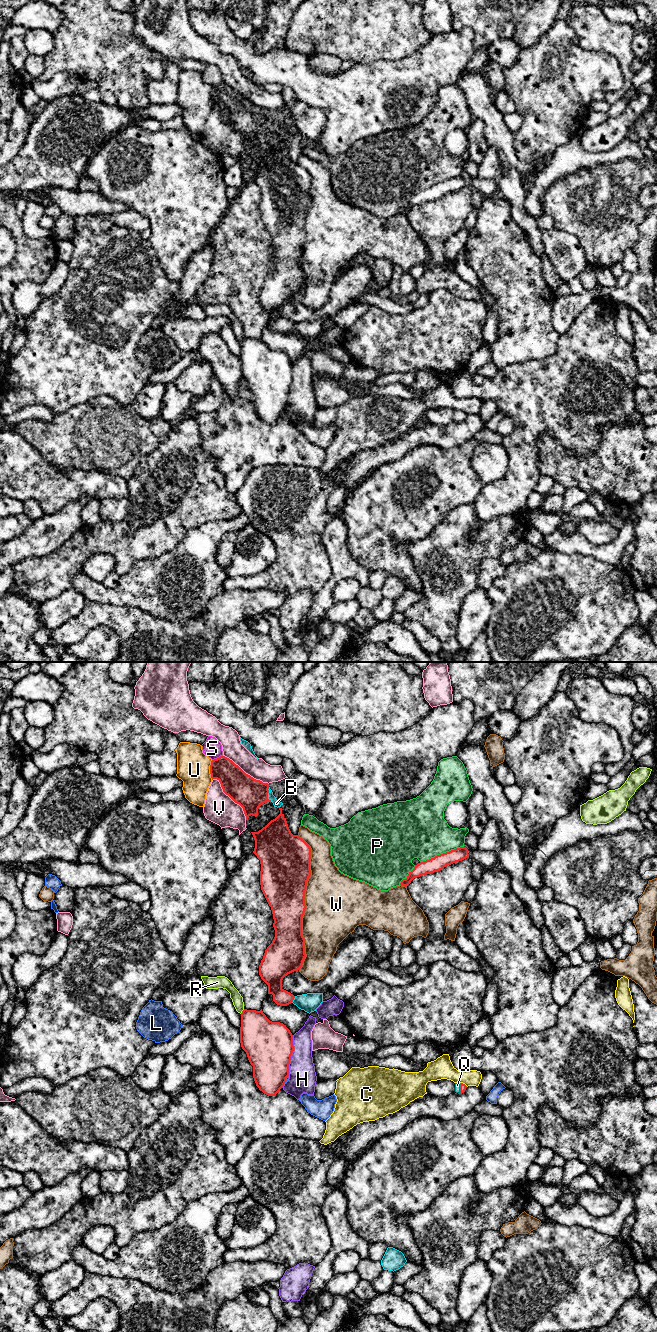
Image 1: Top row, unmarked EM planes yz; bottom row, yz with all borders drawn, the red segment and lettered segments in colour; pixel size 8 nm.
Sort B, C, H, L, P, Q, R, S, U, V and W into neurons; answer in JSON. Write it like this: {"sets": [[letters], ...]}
{"sets": [["B"], ["C"], ["H"], ["L"], ["P"], ["Q"], ["R"], ["S"], ["U"], ["V"], ["W"]]}

